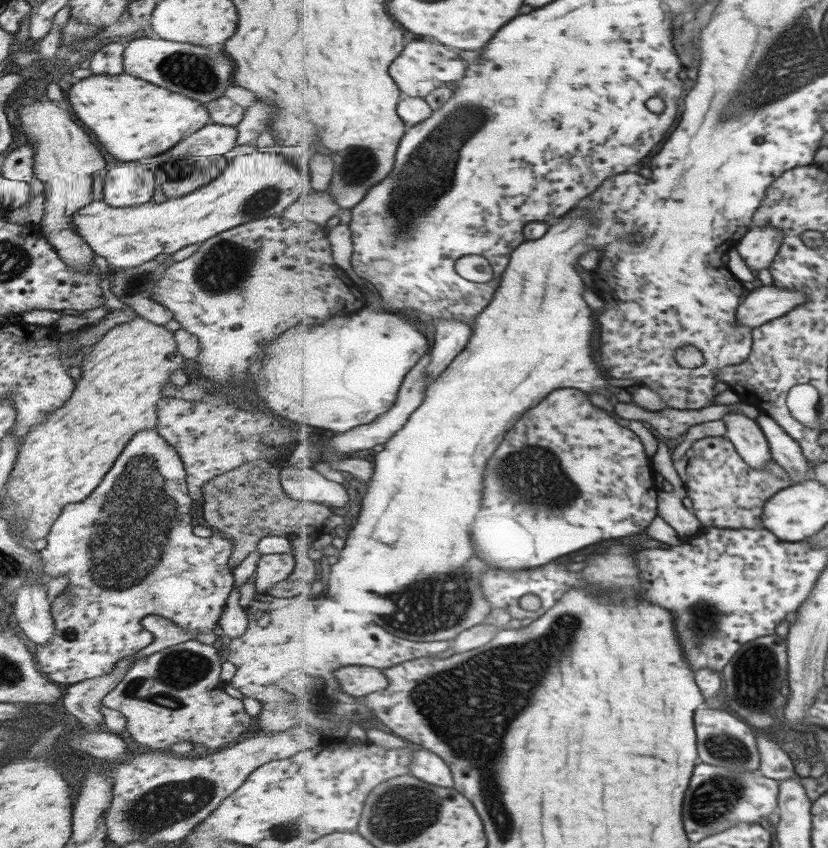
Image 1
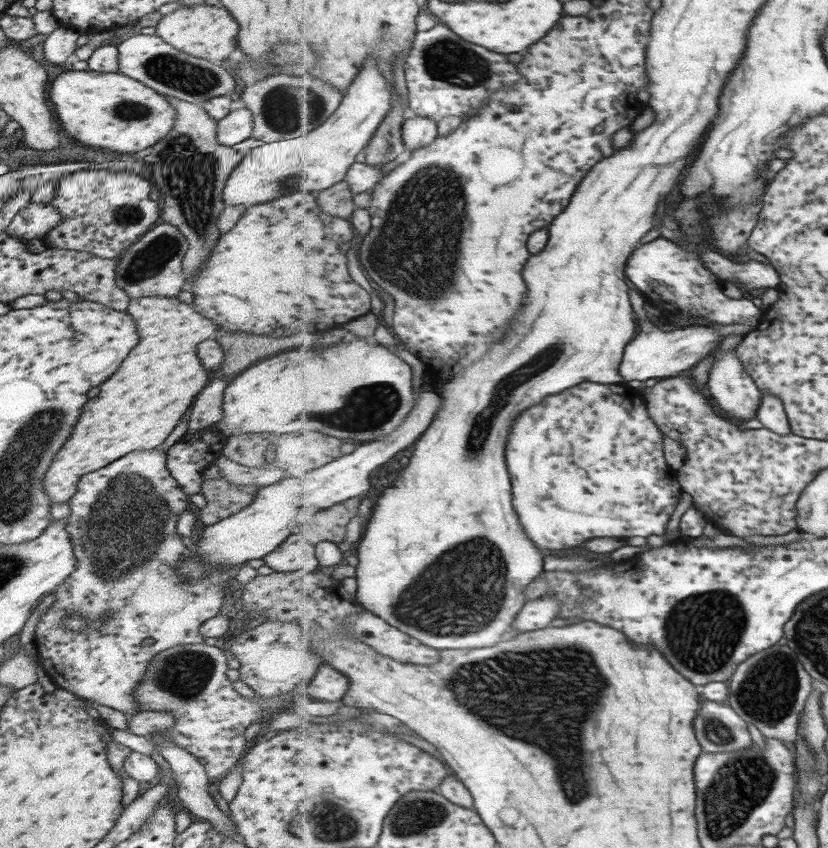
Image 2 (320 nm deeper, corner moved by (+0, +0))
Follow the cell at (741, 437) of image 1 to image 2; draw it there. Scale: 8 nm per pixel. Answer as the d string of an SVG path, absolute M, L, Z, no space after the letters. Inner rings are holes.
M735 349L722 352L710 370L708 390L729 418L753 420L762 403L762 389L740 360Z

